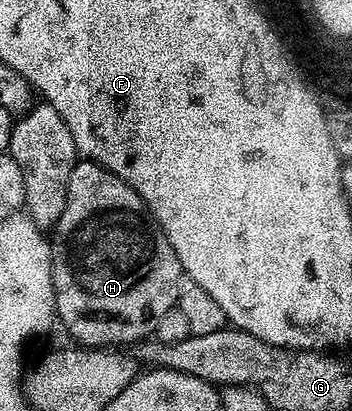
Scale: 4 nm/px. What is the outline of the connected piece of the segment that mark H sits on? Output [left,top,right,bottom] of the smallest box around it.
[51,158,183,348]

